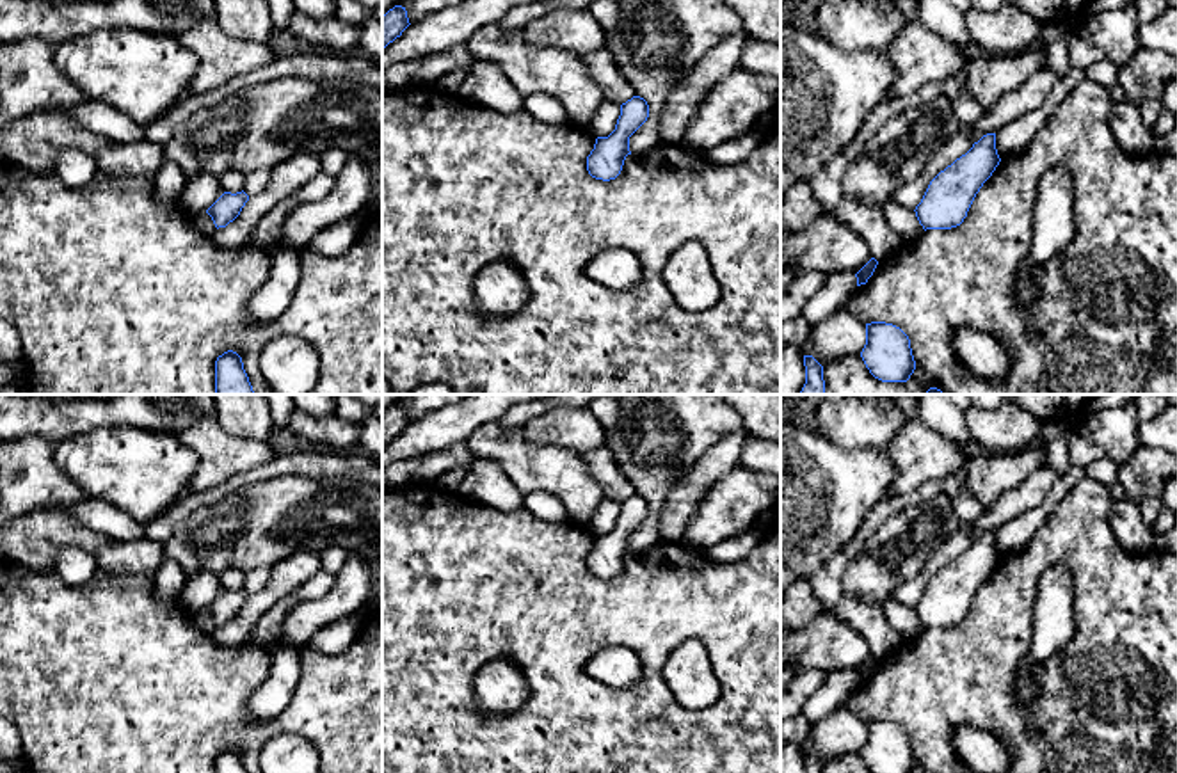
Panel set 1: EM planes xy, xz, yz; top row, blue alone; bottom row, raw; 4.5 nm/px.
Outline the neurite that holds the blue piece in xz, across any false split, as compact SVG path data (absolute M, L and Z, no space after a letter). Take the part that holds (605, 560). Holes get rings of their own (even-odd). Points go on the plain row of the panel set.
M633 494L621 503L615 528L608 535L597 535L594 547L587 554L587 569L592 576L615 578L629 549L629 535L647 519L649 503L644 496Z

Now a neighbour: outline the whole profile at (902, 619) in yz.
M887 599L882 606L882 611L889 626L903 642L914 640L925 629L916 615L916 610L903 606L896 599Z

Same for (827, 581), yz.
M928 482L909 494L885 496L878 501L850 544L832 554L811 578L811 586L821 604L821 611L834 611L843 592L843 576L855 554L864 547L866 540L893 515L910 505L923 505L942 492L941 482Z

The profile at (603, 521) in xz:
M605 498L592 519L588 521L587 528L596 537L608 535L615 528L619 514L621 503Z

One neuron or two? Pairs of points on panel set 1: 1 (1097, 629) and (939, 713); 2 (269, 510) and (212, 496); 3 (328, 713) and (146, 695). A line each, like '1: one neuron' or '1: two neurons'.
1: one neuron
2: two neurons
3: one neuron

